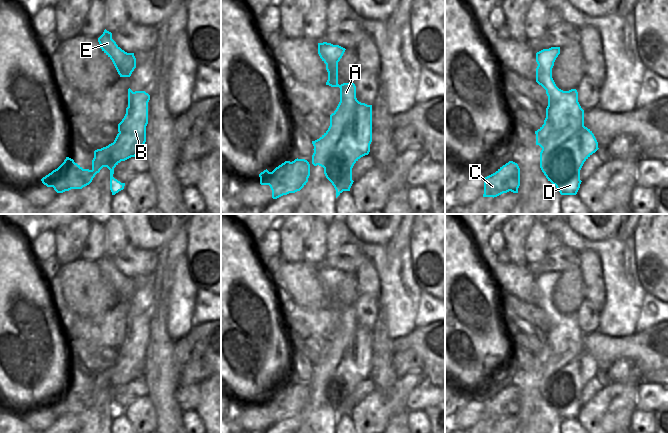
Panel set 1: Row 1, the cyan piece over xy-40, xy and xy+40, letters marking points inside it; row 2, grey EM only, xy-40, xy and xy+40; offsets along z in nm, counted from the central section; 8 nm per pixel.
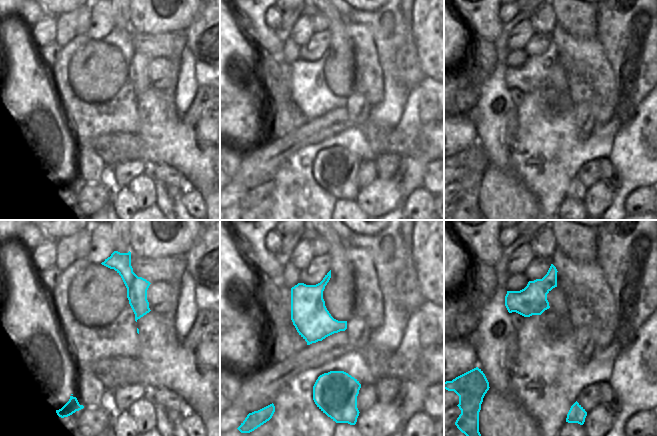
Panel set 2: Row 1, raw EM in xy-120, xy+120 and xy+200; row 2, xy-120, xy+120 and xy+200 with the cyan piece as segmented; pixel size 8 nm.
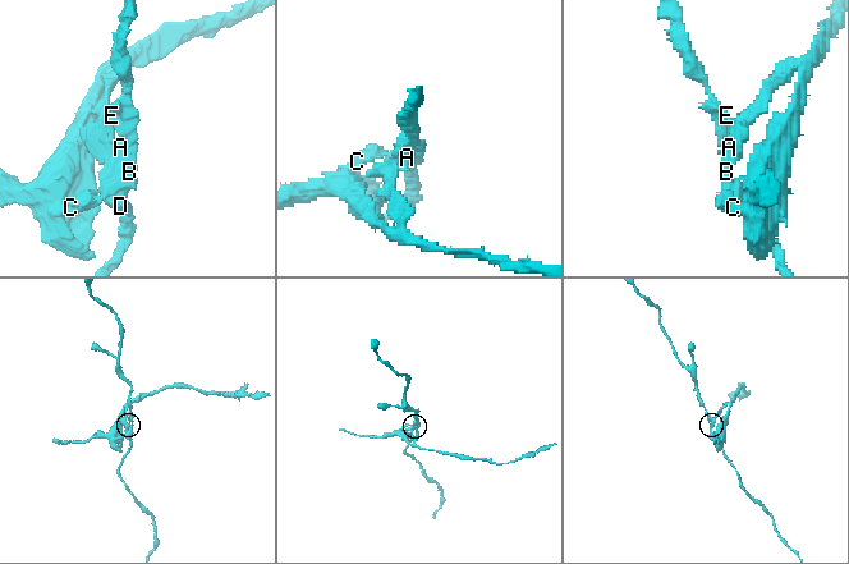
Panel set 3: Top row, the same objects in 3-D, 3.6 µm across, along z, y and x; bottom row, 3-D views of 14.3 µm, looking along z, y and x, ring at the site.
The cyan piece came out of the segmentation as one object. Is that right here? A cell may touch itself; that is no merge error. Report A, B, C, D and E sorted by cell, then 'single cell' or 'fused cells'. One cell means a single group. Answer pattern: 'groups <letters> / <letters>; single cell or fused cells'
groups A C E / B D; fused cells

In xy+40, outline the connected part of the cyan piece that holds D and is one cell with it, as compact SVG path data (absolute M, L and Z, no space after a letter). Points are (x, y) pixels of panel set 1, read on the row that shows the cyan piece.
M582 110L582 126L564 143L557 147L551 158L557 179L552 183L561 195L576 195L581 184L580 170L584 162L598 150L598 142L590 129L584 126L584 110Z

